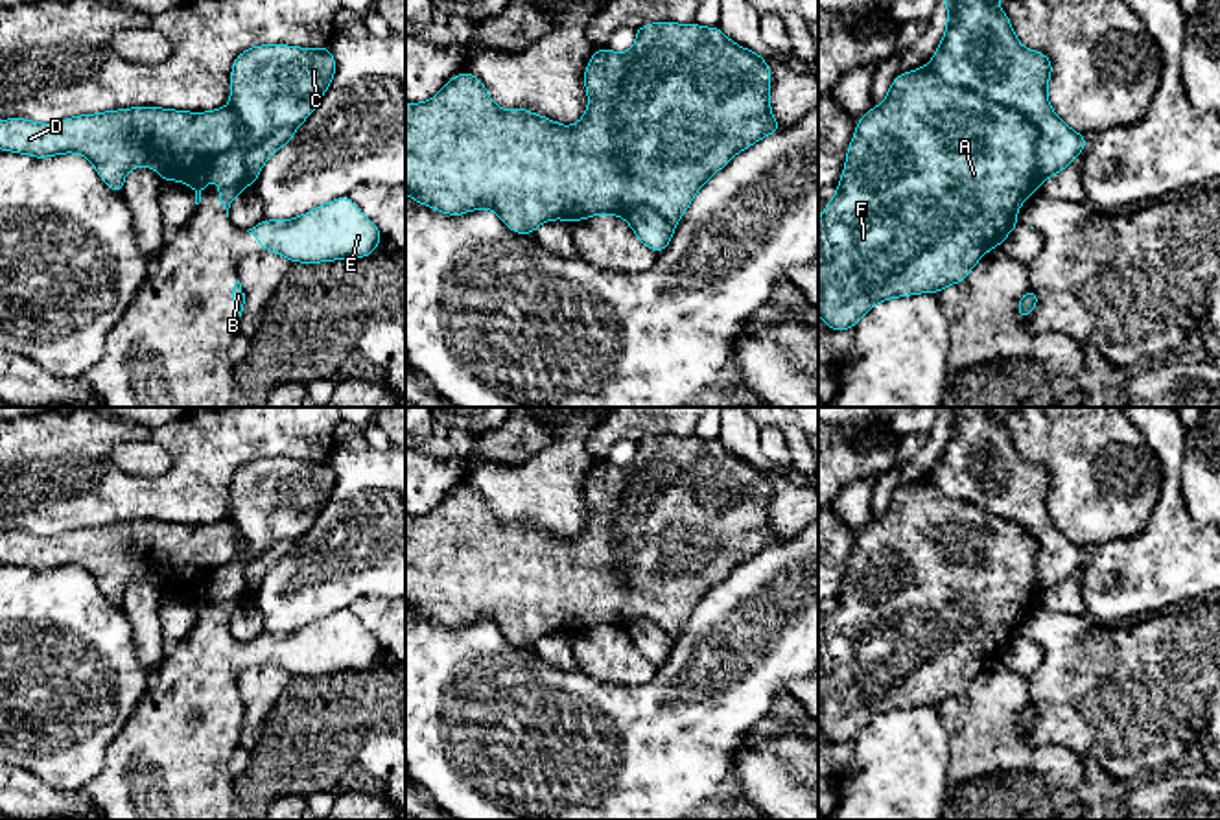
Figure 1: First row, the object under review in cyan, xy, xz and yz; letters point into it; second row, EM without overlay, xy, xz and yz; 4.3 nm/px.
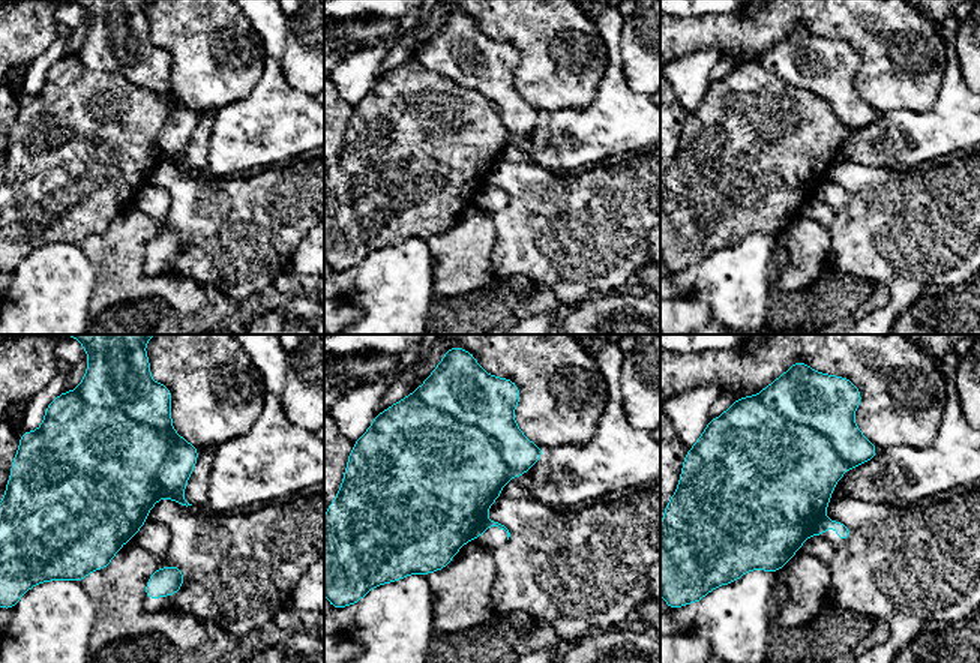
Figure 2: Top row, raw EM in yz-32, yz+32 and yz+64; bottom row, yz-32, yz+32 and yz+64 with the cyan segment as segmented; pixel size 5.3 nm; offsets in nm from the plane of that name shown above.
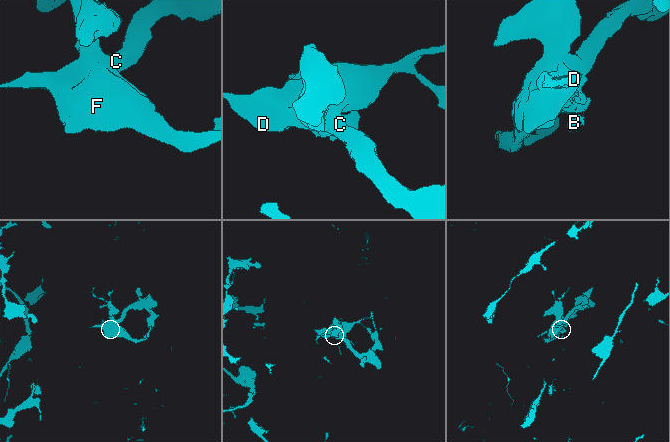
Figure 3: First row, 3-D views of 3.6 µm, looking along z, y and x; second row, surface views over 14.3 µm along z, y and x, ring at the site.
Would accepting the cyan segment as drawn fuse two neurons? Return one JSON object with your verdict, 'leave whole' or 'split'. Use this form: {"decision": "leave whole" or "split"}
{"decision": "split"}

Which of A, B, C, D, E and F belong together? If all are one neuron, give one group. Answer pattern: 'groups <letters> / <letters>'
groups A D F / B C E

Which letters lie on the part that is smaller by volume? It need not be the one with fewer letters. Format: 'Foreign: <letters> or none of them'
Foreign: A, D, F

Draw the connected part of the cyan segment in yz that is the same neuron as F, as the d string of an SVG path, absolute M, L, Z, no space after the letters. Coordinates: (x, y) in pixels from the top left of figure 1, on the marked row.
M929 64L899 74L892 81L886 100L857 122L837 195L826 205L818 221L818 315L826 326L837 332L850 330L881 300L916 293L940 293L945 286L966 280L973 265L1008 234L1019 206L1036 190L1036 142L1036 123L1019 111L990 101L977 90L942 81Z

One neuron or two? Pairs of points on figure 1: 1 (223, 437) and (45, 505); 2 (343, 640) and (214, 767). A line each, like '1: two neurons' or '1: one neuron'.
1: one neuron
2: one neuron

